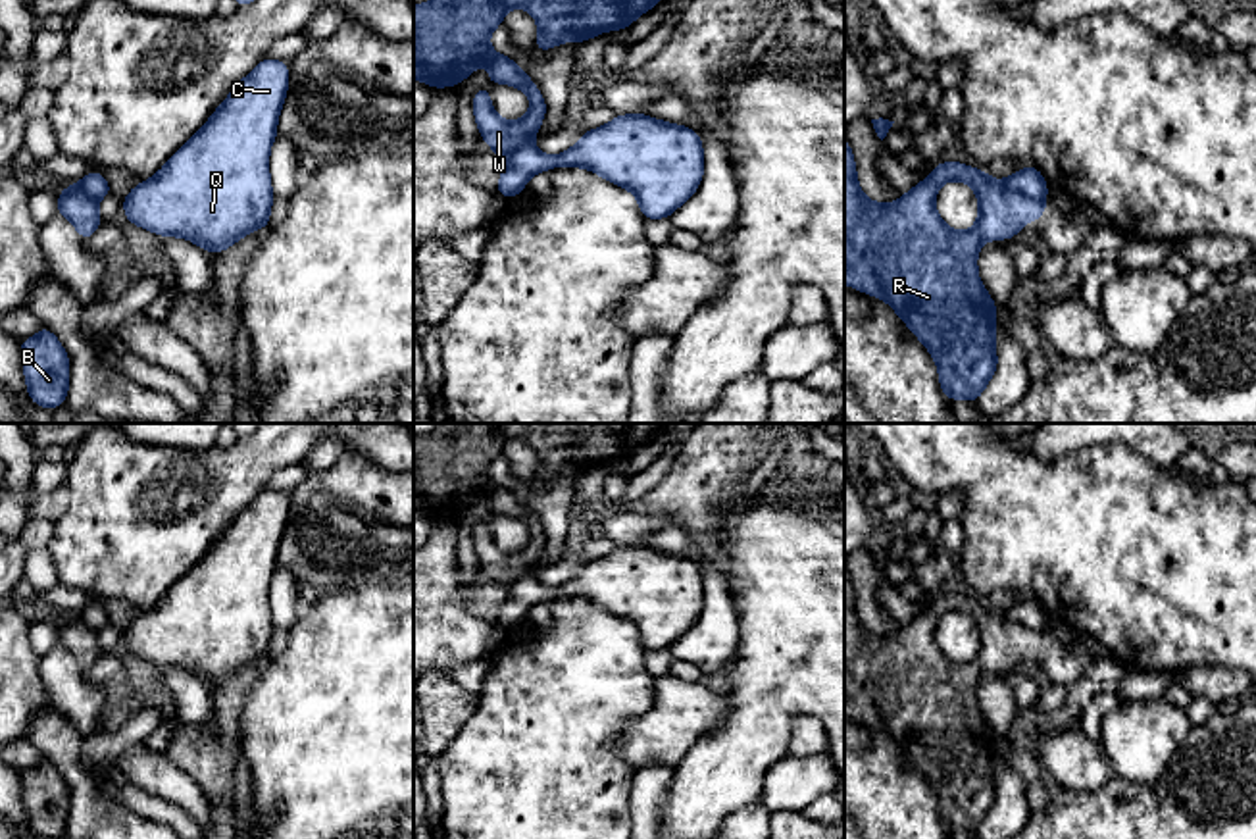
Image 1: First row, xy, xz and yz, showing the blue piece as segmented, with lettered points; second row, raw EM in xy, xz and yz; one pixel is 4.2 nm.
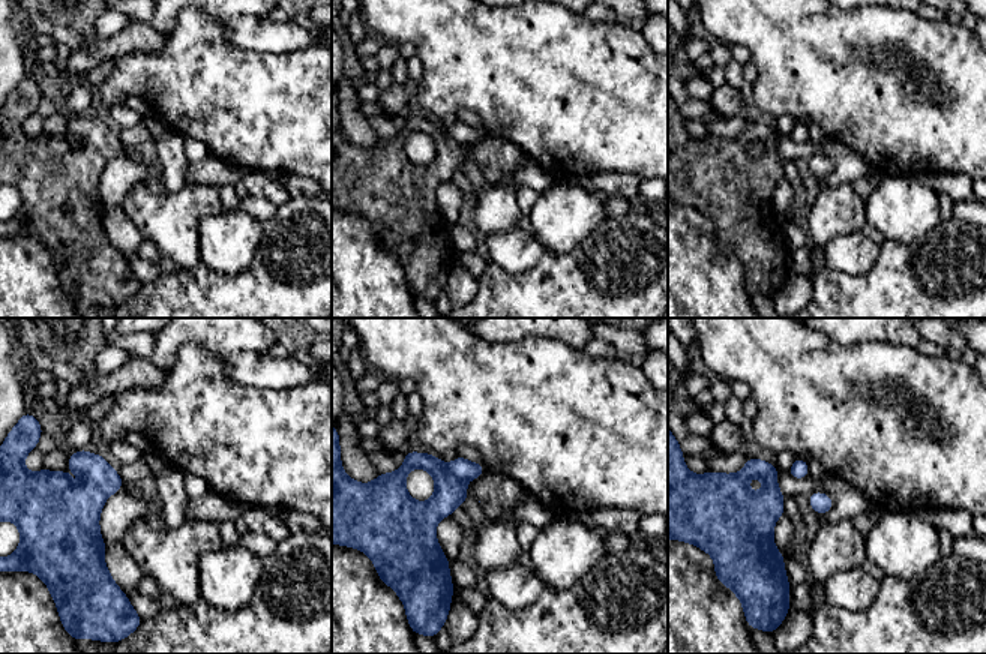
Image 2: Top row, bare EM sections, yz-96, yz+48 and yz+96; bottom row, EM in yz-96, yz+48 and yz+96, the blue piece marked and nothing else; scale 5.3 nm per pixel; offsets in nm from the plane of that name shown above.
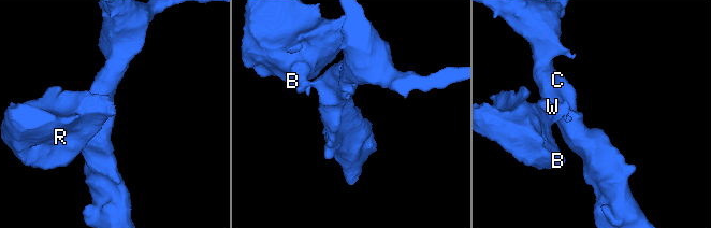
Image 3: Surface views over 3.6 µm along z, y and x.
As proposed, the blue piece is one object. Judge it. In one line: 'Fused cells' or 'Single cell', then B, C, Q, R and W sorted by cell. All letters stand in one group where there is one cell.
Fused cells. Groups: B R W / C Q

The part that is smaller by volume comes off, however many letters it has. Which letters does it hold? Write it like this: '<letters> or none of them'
B, R, W

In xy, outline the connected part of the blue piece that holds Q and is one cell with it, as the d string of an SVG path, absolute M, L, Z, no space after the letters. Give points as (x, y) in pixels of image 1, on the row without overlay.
M264 489L206 556L187 572L148 612L121 631L127 652L160 668L183 668L208 685L225 683L246 664L269 656L273 618L269 579L277 570L277 548L289 521L289 493Z

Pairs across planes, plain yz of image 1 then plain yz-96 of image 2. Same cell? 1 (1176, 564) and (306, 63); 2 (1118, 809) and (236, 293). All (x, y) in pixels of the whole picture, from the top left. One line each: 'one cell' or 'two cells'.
1: one cell
2: one cell

